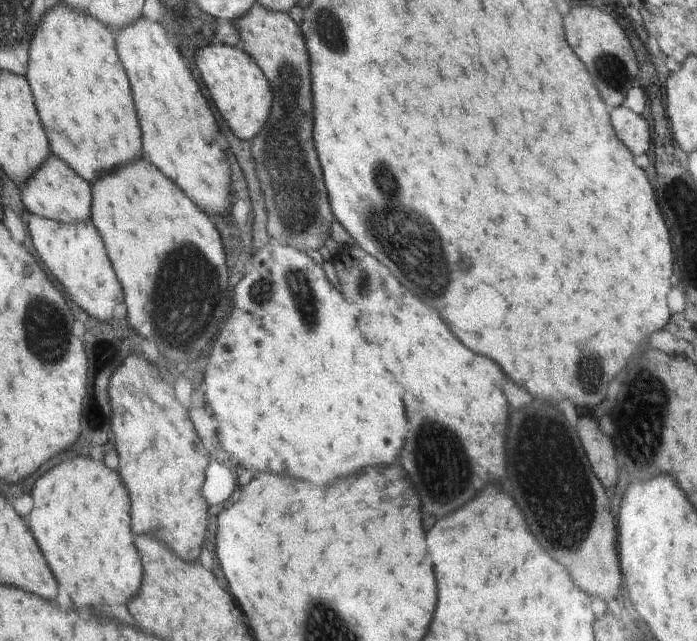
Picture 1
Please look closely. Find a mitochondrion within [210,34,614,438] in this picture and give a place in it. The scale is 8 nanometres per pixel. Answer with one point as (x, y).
(285, 166)

